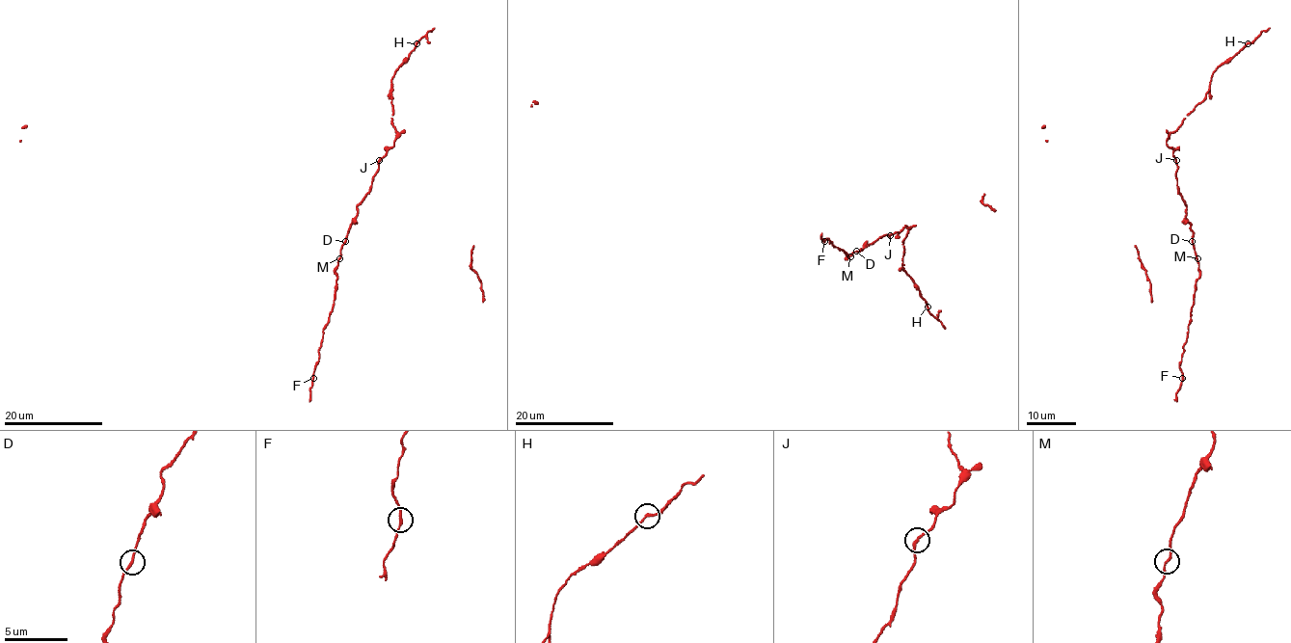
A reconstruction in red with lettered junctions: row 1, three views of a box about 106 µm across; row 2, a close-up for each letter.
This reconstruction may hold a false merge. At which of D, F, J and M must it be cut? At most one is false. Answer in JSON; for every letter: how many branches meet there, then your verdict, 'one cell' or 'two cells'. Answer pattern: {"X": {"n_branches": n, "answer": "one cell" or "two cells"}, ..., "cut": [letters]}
{"D": {"n_branches": 2, "answer": "one cell"}, "F": {"n_branches": 2, "answer": "one cell"}, "J": {"n_branches": 2, "answer": "one cell"}, "M": {"n_branches": 2, "answer": "one cell"}, "cut": []}

